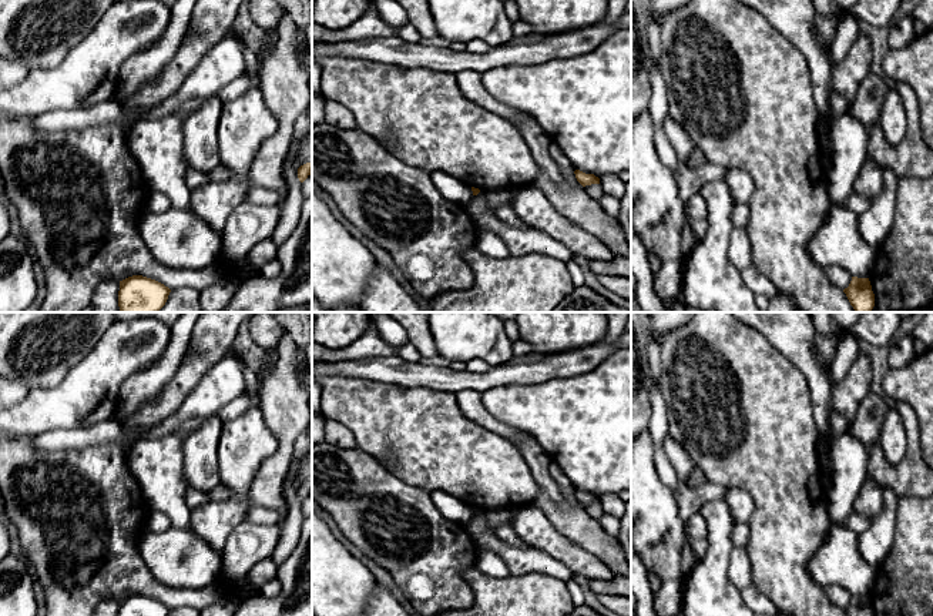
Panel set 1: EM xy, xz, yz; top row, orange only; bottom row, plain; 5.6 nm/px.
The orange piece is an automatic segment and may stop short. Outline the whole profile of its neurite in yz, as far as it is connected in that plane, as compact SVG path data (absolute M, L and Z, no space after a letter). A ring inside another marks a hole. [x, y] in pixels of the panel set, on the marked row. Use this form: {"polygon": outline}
{"polygon": "M852 277L848 288L843 289L856 312L870 312L875 307L875 294L869 278Z"}

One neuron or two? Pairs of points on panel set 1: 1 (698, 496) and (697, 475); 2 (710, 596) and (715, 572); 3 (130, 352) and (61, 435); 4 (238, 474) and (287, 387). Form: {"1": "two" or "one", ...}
{"1": "two", "2": "one", "3": "two", "4": "two"}

